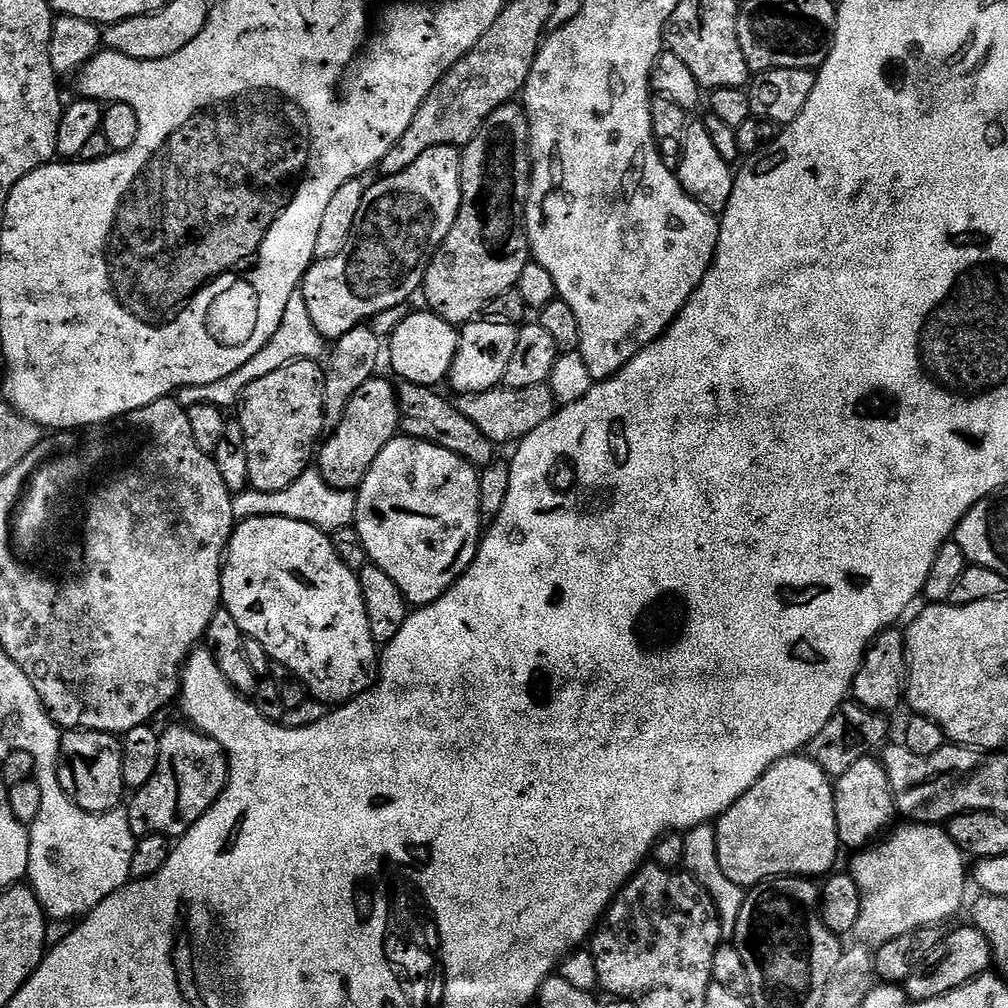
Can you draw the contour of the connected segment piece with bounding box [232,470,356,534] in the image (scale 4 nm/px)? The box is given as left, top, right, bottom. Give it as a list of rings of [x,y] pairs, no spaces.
[[[309,470],[304,472],[294,482],[290,482],[290,486],[286,486],[286,490],[274,490],[273,492],[263,492],[262,490],[254,490],[247,487],[242,492],[237,492],[232,497],[232,509],[236,515],[237,521],[249,520],[255,516],[277,516],[278,518],[294,518],[298,522],[306,522],[315,528],[321,528],[323,532],[334,533],[340,528],[350,528],[356,523],[356,492],[347,492],[346,490],[338,490],[334,486],[330,486],[330,482],[326,482],[326,478],[322,478],[322,474],[318,470]]]

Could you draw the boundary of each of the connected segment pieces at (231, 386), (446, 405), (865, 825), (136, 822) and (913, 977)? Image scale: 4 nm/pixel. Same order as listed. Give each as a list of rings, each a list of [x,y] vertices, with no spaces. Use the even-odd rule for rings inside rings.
[[[298,290],[290,294],[290,302],[286,302],[286,311],[282,313],[282,322],[278,322],[278,330],[274,330],[274,338],[270,338],[270,342],[266,342],[266,346],[262,346],[262,350],[258,350],[258,354],[254,354],[254,358],[250,358],[246,366],[238,366],[234,374],[218,382],[182,388],[178,393],[178,399],[187,409],[193,408],[195,404],[212,404],[215,408],[228,410],[231,409],[231,404],[233,407],[244,395],[250,382],[258,382],[258,378],[266,378],[266,374],[274,374],[274,370],[282,370],[282,366],[295,360],[319,361],[325,352],[325,338],[322,334],[318,334],[318,330],[314,330],[314,322],[310,322],[310,309],[306,307],[306,298],[303,291]]]
[[[404,384],[399,389],[400,398],[400,432],[412,436],[416,440],[425,440],[434,446],[442,446],[442,450],[450,450],[450,454],[458,454],[466,462],[470,462],[478,470],[497,459],[497,445],[492,443],[466,414],[460,412],[455,403],[452,404],[444,396],[439,396],[435,387],[424,388],[421,384]]]
[[[875,755],[858,758],[846,774],[834,780],[834,814],[838,826],[838,838],[845,849],[863,850],[877,839],[876,835],[897,815],[896,804],[892,801],[890,782],[886,778],[884,765]]]
[[[180,724],[160,732],[158,770],[154,770],[154,778],[150,778],[146,786],[135,789],[133,796],[136,797],[127,801],[130,830],[137,838],[179,838],[186,835],[190,826],[194,826],[194,822],[214,806],[228,784],[228,758],[220,749],[219,742],[195,727]]]
[[[967,927],[949,931],[943,942],[934,946],[930,958],[926,958],[926,962],[922,962],[922,966],[918,966],[918,970],[914,970],[914,974],[910,974],[910,978],[904,981],[902,987],[909,1001],[926,1002],[930,998],[942,998],[942,994],[950,994],[966,986],[993,967],[990,942],[976,927]]]

